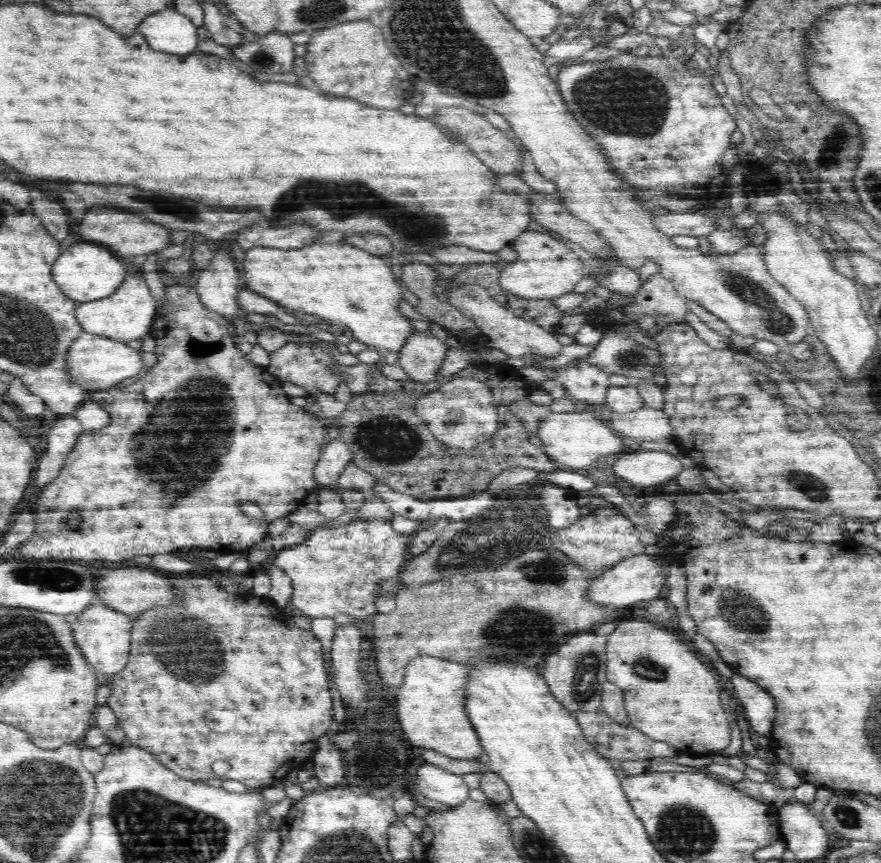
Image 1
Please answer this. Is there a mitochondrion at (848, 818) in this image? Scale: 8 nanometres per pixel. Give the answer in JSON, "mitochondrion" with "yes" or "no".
{"mitochondrion":"yes"}

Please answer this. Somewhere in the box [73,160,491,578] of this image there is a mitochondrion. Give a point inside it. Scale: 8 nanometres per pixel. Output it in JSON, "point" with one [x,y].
{"point":[184,449]}

